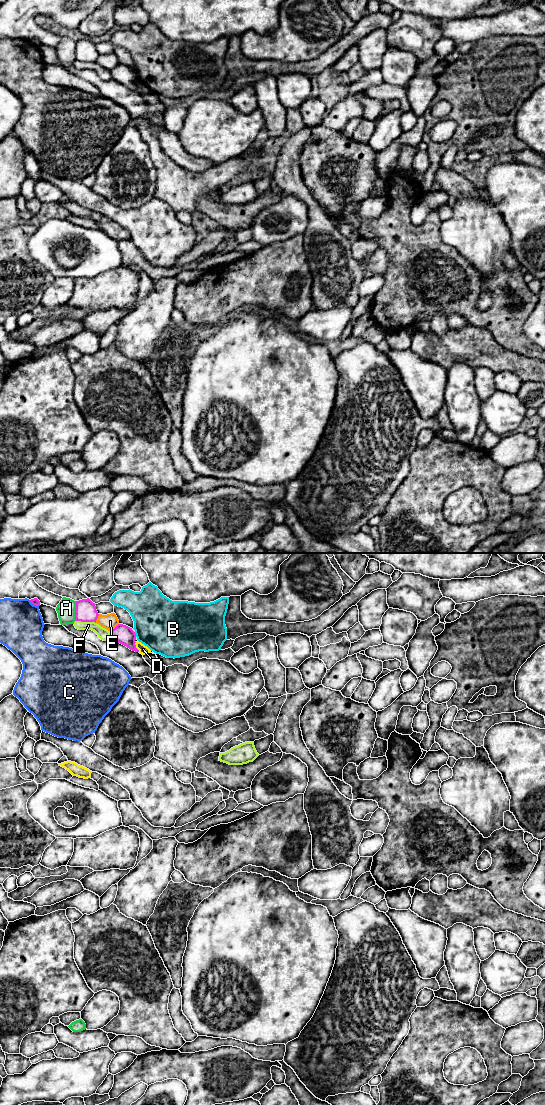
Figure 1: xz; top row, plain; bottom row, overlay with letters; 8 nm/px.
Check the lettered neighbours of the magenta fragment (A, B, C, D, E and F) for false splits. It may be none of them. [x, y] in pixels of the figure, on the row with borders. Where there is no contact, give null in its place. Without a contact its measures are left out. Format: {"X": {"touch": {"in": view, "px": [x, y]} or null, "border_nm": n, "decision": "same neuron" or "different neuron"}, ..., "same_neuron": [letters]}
{"A": {"touch": {"in": "xz", "px": [75, 611]}, "border_nm": 160, "decision": "different neuron"}, "B": {"touch": {"in": "xz", "px": [135, 634]}, "border_nm": 40, "decision": "different neuron"}, "C": {"touch": {"in": "xz", "px": [34, 604]}, "border_nm": 90, "decision": "different neuron"}, "D": {"touch": {"in": "xz", "px": [135, 647]}, "border_nm": 90, "decision": "different neuron"}, "E": {"touch": {"in": "xz", "px": [114, 628]}, "border_nm": 100, "decision": "different neuron"}, "F": {"touch": {"in": "xz", "px": [86, 621]}, "border_nm": 160, "decision": "different neuron"}, "same_neuron": []}

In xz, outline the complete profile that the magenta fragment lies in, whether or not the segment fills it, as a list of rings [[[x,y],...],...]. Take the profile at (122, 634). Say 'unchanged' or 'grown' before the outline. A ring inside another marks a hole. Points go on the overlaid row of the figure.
unchanged | [[[118,624],[114,629],[110,630],[110,634],[112,640],[126,646],[132,651],[139,652],[135,645],[136,634],[132,628]]]

